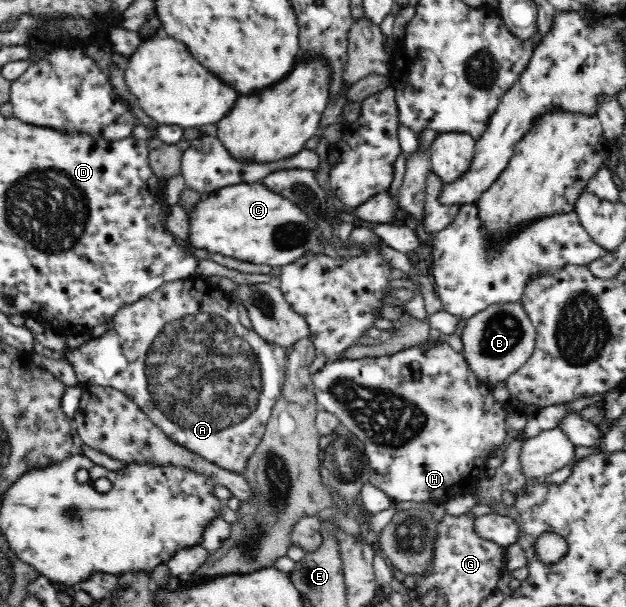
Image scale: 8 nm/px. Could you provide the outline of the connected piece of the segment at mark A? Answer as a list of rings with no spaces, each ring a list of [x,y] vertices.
[[[195,277],[186,279],[185,281],[179,280],[179,282],[163,284],[162,288],[151,292],[149,296],[139,300],[139,302],[118,310],[112,320],[112,328],[100,337],[90,337],[89,340],[77,348],[66,346],[63,350],[55,354],[55,356],[67,360],[73,367],[80,385],[87,387],[90,385],[111,387],[125,393],[173,443],[185,447],[185,449],[203,457],[206,461],[215,463],[229,472],[244,476],[248,460],[259,446],[265,434],[273,407],[277,399],[281,396],[283,380],[285,380],[287,352],[279,345],[263,340],[254,329],[248,330],[243,327],[237,316],[239,316],[237,308],[233,305],[230,296],[223,292],[223,290],[220,290],[217,284],[207,284]]]

